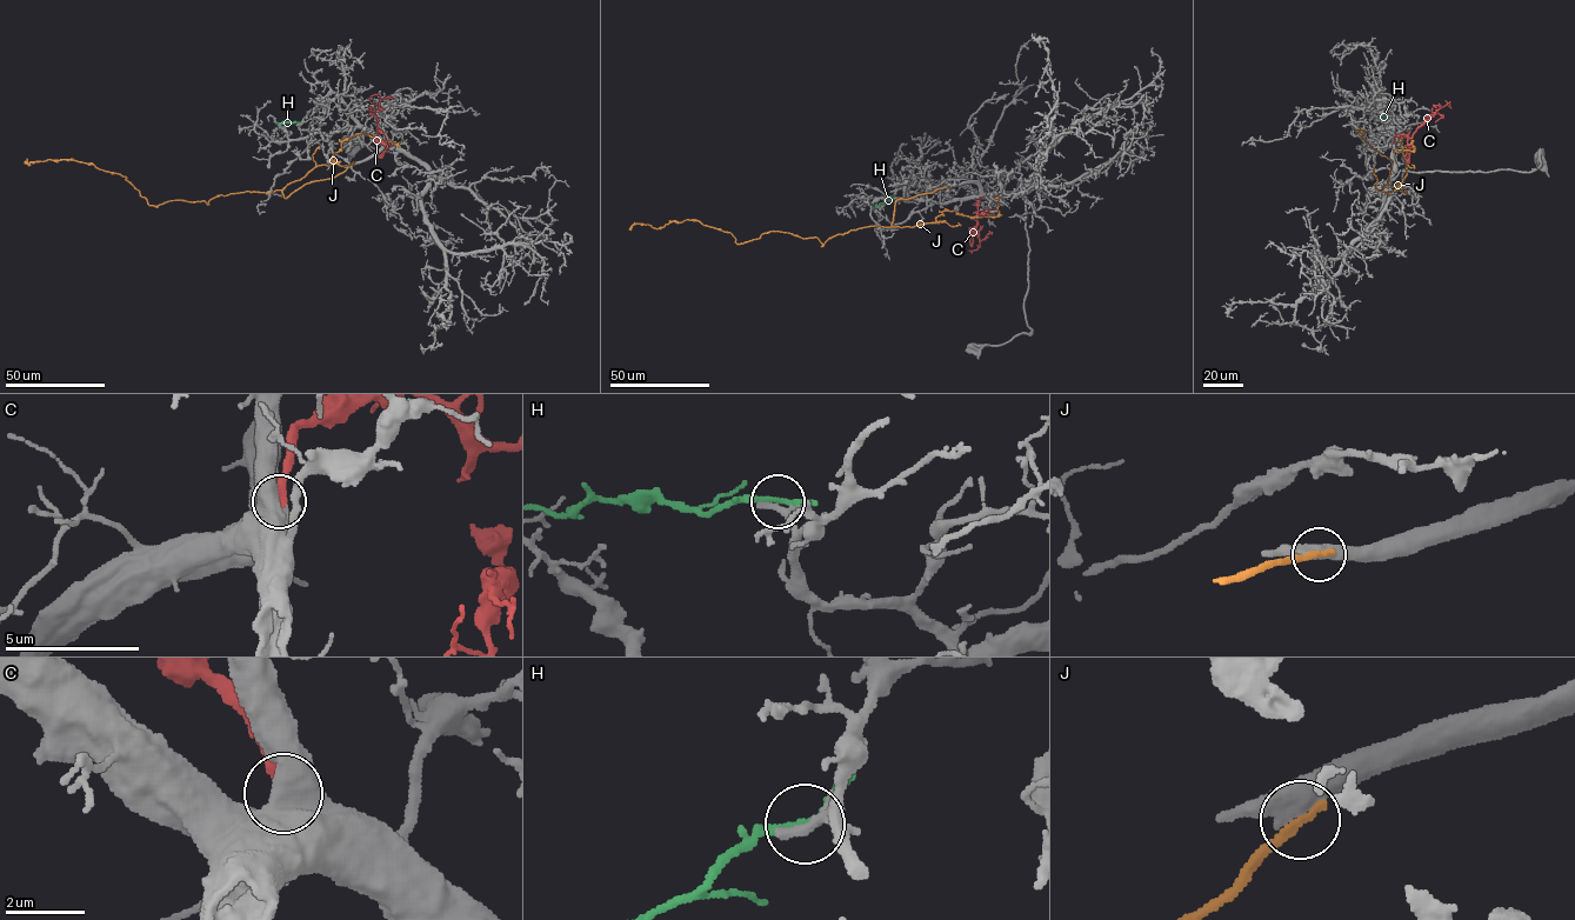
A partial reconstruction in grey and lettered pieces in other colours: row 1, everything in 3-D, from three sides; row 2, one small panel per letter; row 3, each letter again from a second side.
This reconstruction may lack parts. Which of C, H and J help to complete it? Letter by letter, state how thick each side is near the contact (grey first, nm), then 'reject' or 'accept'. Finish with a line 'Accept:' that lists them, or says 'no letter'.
C: 650 nm thick on the grey side, 320 nm on the other; accept
H: 320 nm thick on the grey side, 190 nm on the other; reject
J: 480 nm thick on the grey side, 240 nm on the other; reject
Accept: C

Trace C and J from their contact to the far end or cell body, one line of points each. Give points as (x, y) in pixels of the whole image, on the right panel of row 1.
C: (1394, 142), (1396, 135), (1412, 138), (1448, 102), (1450, 108)
J: (1374, 166), (1376, 190), (1396, 182), (1406, 193), (1382, 187), (1392, 161), (1361, 127)

